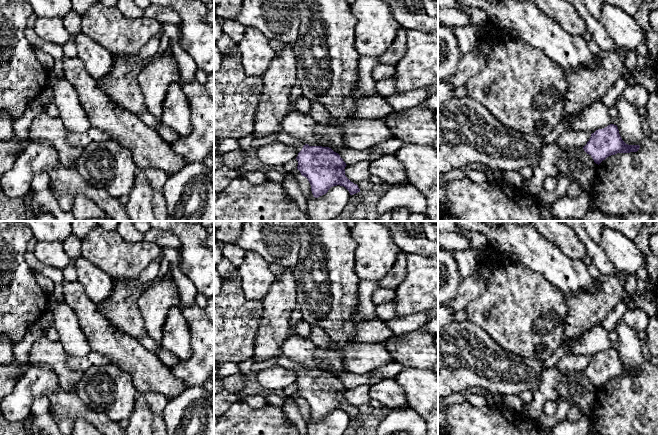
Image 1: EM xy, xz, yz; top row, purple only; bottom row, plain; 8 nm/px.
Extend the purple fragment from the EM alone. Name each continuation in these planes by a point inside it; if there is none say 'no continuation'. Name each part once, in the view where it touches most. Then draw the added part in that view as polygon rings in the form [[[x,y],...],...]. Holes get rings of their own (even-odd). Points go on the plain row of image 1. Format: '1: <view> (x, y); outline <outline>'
1: xz (282, 361); outline [[[285,355],[277,357],[276,361],[278,366],[293,370],[297,372],[299,376],[302,374],[303,370],[305,369],[303,365],[300,365],[299,363],[291,360],[289,357],[286,357]]]

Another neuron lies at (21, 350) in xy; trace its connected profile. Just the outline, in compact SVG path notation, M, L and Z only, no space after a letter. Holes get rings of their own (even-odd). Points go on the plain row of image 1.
M32 328L24 336L24 338L14 345L13 354L15 360L20 364L18 375L22 377L27 371L29 363L29 351L33 343L40 337L46 336L47 330L42 328Z

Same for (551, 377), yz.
M557 365L542 371L542 377L539 388L533 392L533 401L525 404L522 413L537 422L543 414L543 405L548 401L557 401L559 399L556 386L560 382L562 374Z

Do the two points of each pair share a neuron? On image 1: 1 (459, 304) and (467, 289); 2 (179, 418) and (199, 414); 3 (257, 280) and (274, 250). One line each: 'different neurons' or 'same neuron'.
1: same neuron
2: same neuron
3: different neurons

